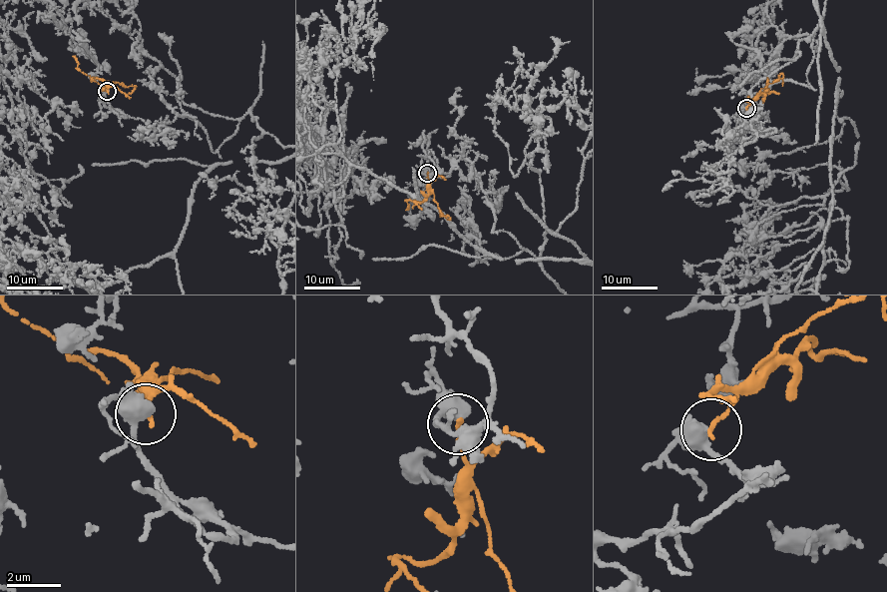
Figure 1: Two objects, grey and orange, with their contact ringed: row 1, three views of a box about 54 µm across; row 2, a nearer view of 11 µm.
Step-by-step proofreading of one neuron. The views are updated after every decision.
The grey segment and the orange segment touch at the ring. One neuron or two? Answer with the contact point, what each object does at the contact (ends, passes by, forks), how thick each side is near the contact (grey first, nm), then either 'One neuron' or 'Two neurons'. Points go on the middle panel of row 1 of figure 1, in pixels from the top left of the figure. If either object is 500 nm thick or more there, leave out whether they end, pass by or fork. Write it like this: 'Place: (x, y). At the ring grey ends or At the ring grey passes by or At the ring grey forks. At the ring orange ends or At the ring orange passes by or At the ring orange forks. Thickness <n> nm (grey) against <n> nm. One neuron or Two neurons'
Place: (427, 173). At the ring grey passes by. At the ring orange ends. Thickness 460 nm (grey) against 160 nm. Two neurons

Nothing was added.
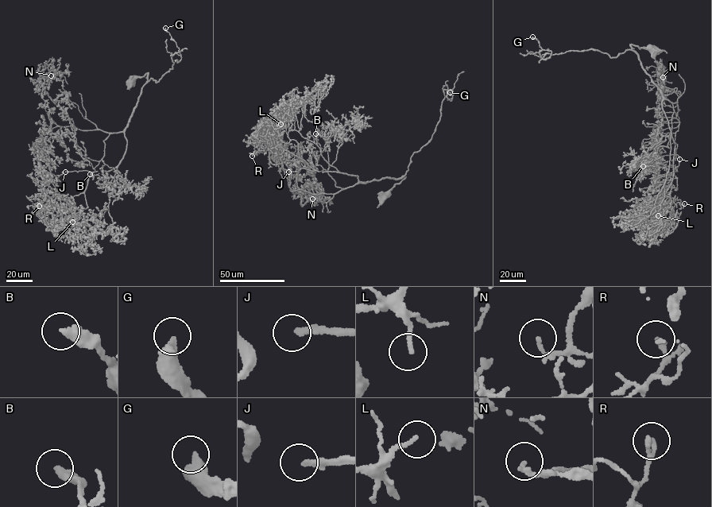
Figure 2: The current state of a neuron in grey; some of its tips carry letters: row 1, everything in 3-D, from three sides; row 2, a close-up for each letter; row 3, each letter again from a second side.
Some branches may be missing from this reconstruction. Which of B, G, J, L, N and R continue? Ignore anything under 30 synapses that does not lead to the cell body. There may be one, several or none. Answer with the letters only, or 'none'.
none

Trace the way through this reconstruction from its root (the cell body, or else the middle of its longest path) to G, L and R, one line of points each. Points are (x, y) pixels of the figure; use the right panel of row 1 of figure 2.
G: (653, 52), (631, 44), (633, 50), (615, 57), (591, 49), (541, 57), (541, 48), (532, 36)
L: (653, 52), (630, 44), (659, 90), (671, 132), (669, 168), (661, 207), (644, 213), (642, 218), (658, 215)
R: (653, 52), (630, 44), (659, 90), (671, 133), (661, 207), (643, 214), (645, 207), (658, 218), (684, 203)

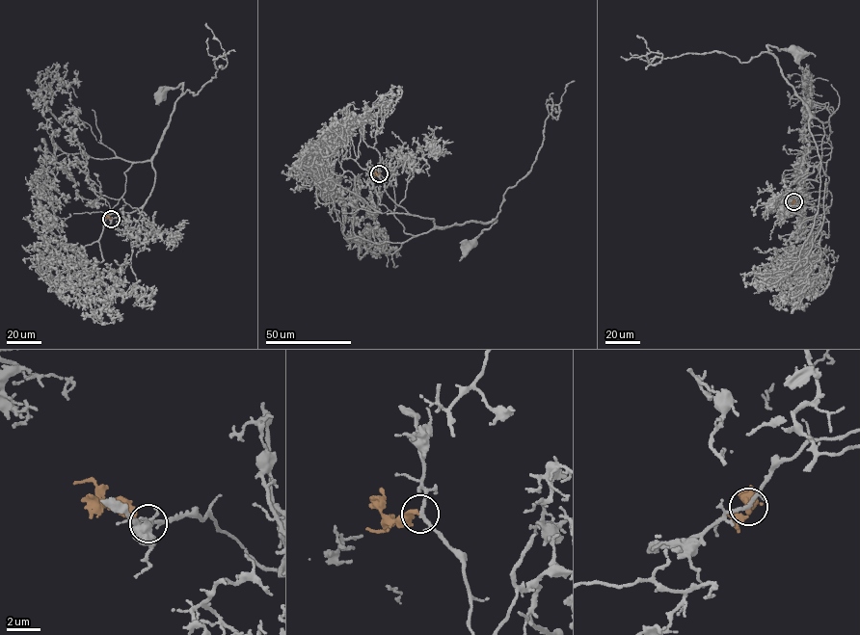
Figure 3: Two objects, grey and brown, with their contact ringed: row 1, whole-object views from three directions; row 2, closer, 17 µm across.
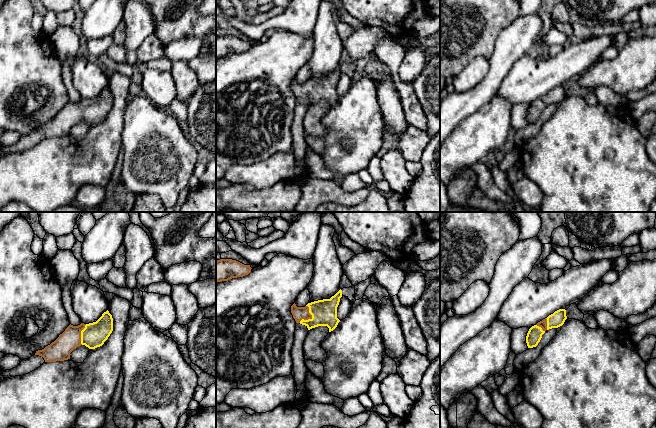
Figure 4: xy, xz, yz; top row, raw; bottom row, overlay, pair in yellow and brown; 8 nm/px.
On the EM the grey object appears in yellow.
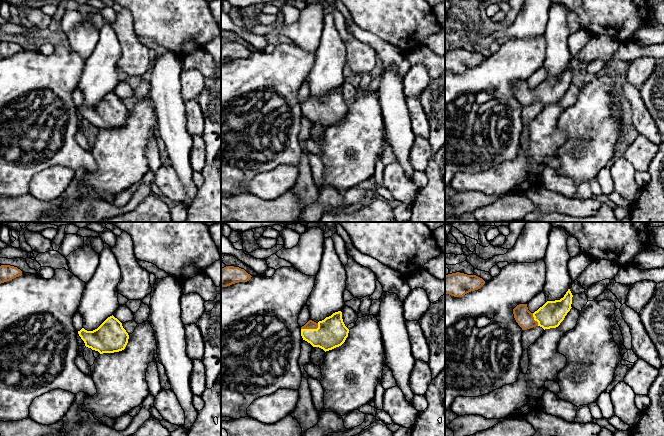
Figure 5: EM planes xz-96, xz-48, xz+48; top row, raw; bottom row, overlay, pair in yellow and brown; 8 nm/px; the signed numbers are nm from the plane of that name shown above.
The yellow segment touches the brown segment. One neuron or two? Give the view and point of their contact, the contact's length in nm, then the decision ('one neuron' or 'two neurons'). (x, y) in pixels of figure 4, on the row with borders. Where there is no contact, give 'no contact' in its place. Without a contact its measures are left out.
xz (312, 317) | 160 nm | one neuron

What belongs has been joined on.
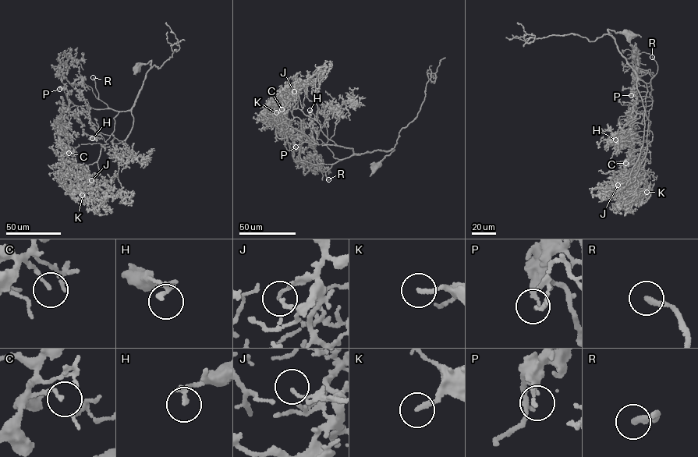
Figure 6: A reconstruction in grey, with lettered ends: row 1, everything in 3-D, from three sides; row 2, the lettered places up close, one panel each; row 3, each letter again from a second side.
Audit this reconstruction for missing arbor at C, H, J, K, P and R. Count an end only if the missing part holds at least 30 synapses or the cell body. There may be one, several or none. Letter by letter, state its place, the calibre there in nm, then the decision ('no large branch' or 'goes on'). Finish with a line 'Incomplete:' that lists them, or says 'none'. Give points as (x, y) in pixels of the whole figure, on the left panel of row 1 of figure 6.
C: place (69, 153); calibre 80 nm; goes on
H: place (92, 138); calibre 240 nm; no large branch
J: place (91, 180); calibre 80 nm; no large branch
K: place (82, 195); calibre 190 nm; no large branch
P: place (59, 89); calibre 100 nm; no large branch
R: place (93, 77); calibre 240 nm; goes on
Incomplete: C, R

